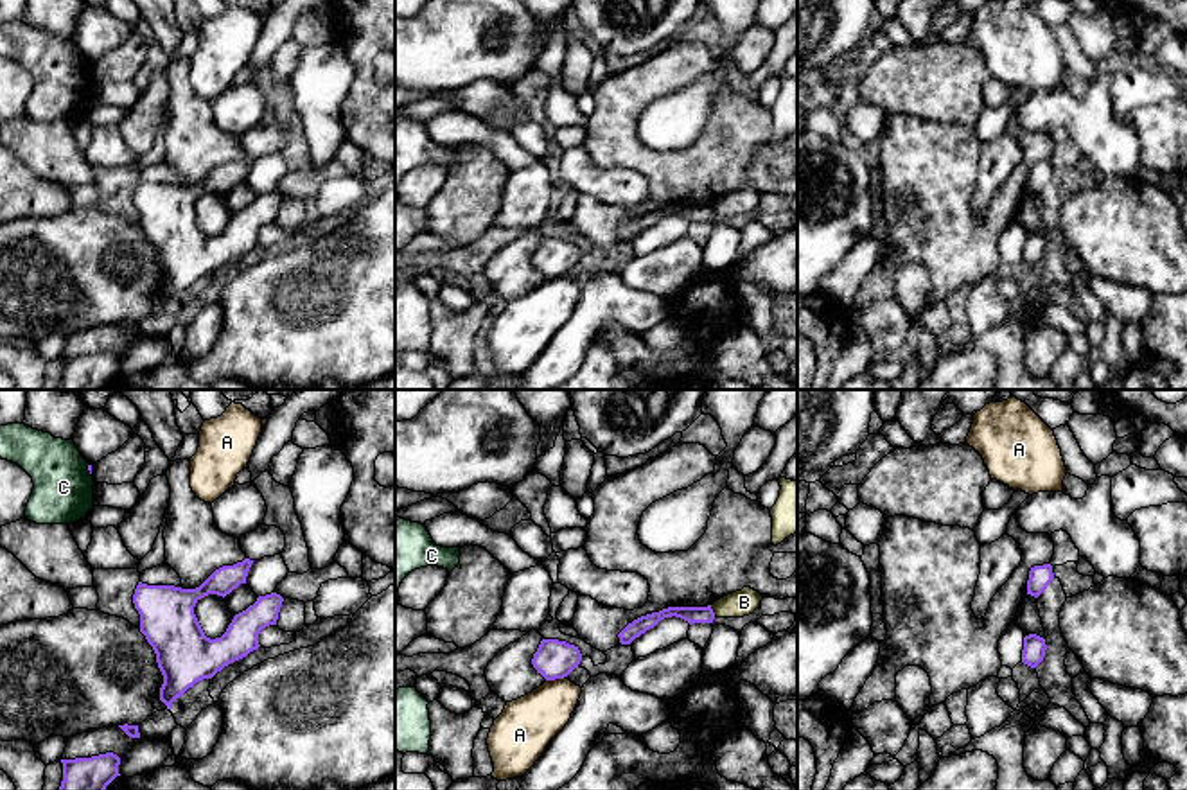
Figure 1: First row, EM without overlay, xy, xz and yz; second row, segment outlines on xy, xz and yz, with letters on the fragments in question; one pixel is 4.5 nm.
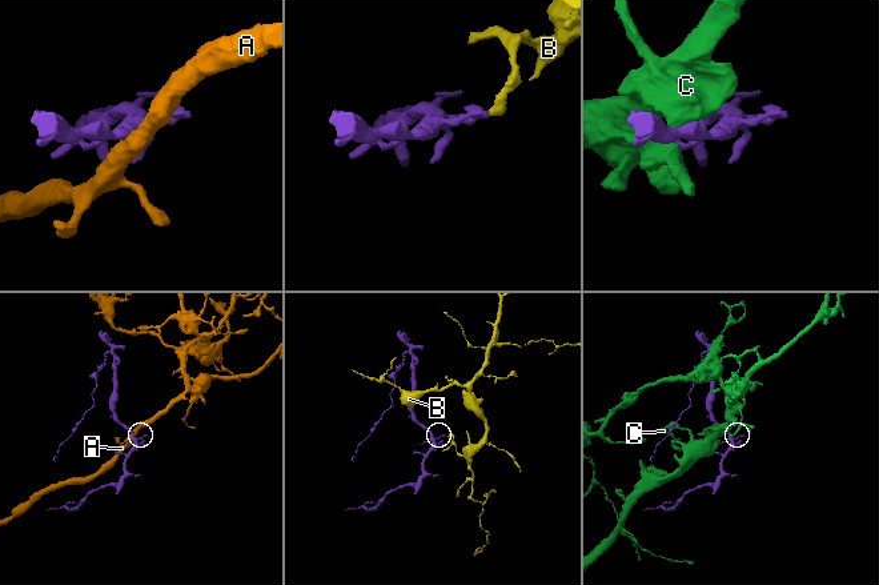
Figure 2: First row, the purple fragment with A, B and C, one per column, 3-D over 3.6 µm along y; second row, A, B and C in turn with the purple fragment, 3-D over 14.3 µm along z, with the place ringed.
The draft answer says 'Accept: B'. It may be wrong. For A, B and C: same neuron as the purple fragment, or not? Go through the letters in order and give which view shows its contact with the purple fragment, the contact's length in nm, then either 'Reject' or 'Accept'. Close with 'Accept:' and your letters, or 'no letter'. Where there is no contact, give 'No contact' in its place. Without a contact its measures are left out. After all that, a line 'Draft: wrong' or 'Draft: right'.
A: Touches purple in xz. Shared border 90 nm. Reject
B: Touches purple in xz. Shared border 50 nm. Reject
C: Touches purple in xy. Shared border 60 nm. Reject
Accept: no letter
Draft: wrong

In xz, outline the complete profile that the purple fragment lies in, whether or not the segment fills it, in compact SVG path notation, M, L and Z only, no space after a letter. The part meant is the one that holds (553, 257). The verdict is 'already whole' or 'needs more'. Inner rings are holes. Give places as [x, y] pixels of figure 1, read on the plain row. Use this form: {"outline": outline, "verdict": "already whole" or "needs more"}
{"outline": "M542 237L532 262L546 278L564 276L578 266L582 251L578 244L558 237Z", "verdict": "already whole"}

